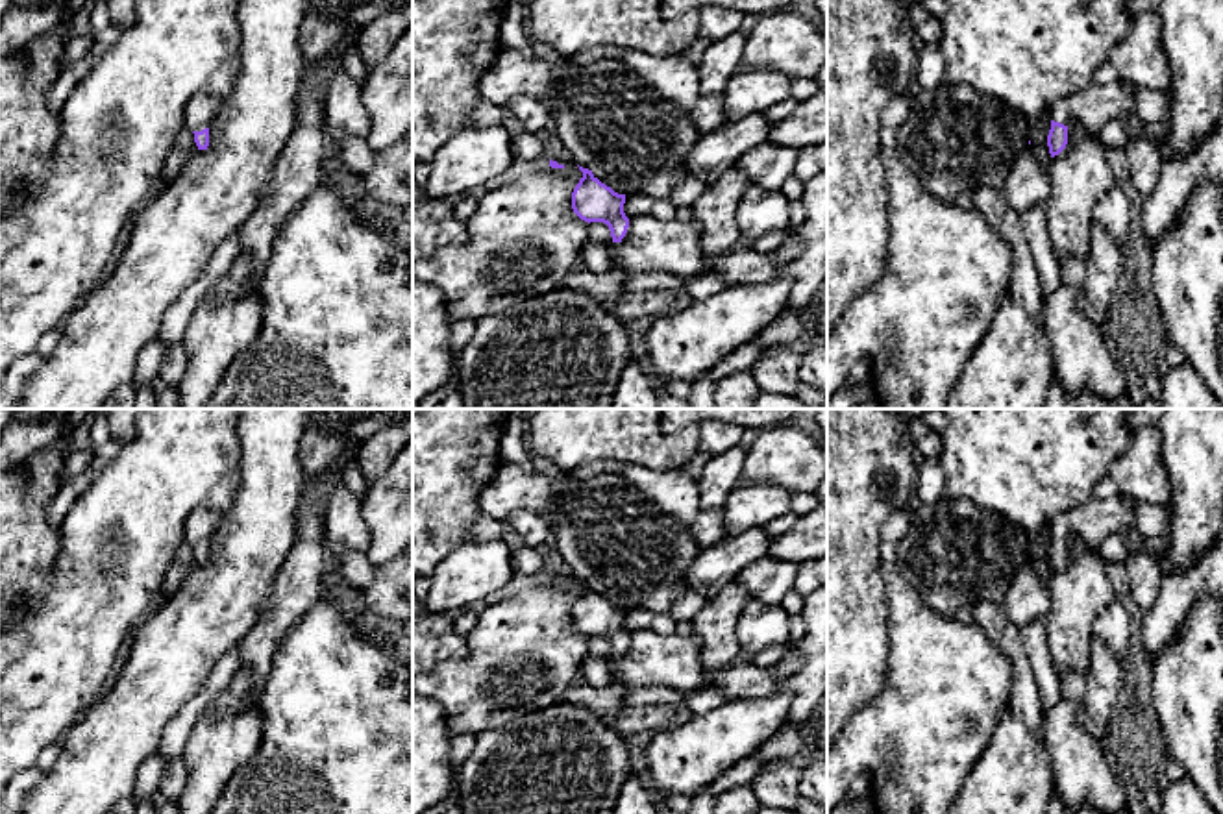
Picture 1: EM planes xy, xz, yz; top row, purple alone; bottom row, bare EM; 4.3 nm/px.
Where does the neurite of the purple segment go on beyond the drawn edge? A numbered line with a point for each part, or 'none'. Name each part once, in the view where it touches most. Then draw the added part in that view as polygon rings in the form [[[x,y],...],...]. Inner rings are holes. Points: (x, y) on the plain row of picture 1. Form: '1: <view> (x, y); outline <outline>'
1: xy (202, 524); outline [[[194,509],[187,518],[185,540],[191,546],[202,546],[218,529],[224,512],[213,509]]]

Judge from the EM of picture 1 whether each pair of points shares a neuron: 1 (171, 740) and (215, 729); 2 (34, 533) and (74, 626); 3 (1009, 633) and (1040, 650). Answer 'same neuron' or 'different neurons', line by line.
1: different neurons
2: different neurons
3: different neurons

